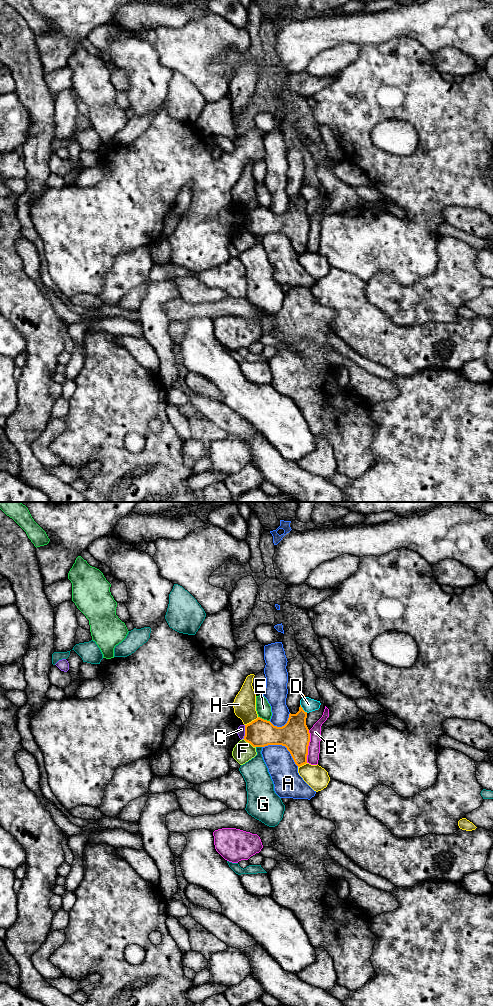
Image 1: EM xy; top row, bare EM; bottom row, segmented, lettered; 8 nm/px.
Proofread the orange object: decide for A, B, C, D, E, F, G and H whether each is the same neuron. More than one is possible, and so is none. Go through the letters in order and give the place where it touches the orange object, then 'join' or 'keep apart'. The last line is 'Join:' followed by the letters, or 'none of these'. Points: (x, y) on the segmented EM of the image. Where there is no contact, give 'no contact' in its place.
A: xy (283, 745) | keep apart
B: xy (308, 745) | keep apart
C: xy (245, 732) | keep apart
D: xy (302, 709) | keep apart
E: xy (263, 719) | keep apart
F: xy (249, 742) | keep apart
G: xy (259, 746) | keep apart
H: xy (252, 721) | keep apart
Join: none of these

